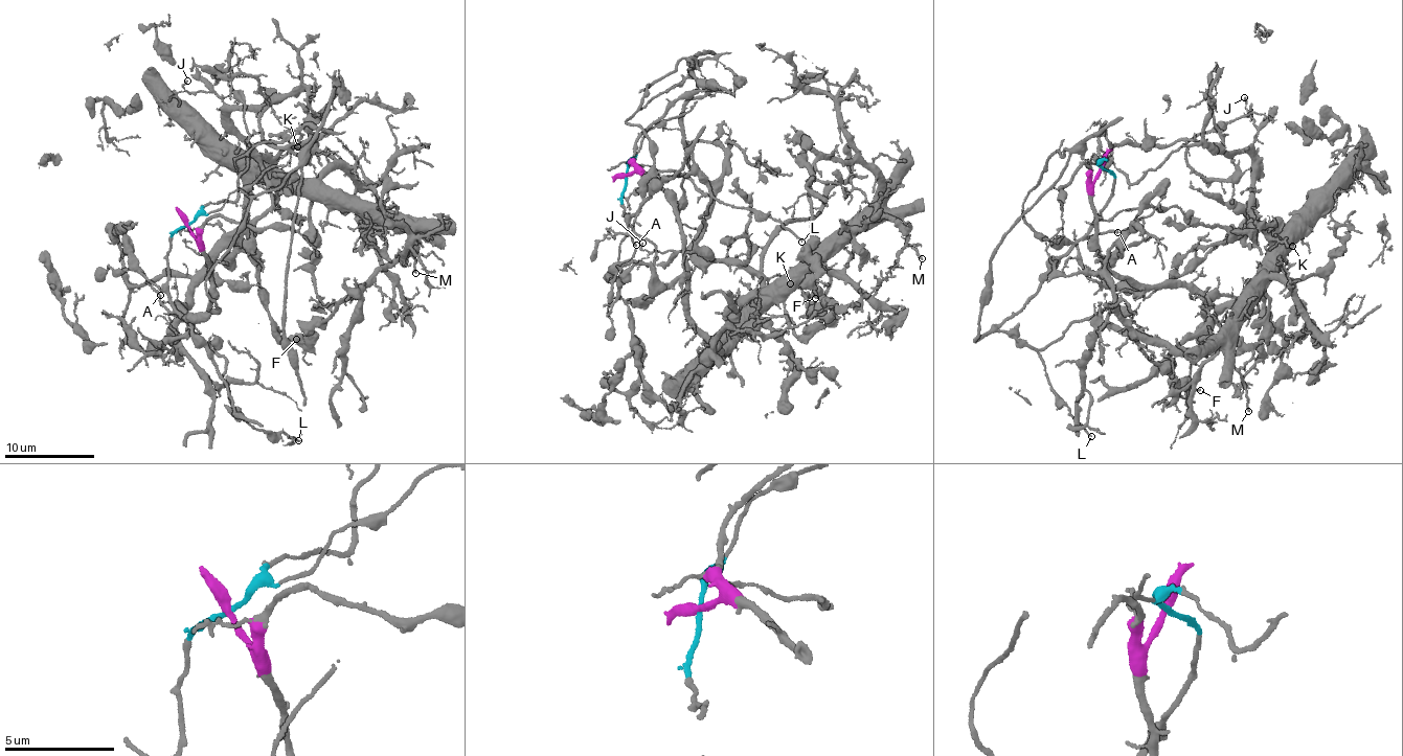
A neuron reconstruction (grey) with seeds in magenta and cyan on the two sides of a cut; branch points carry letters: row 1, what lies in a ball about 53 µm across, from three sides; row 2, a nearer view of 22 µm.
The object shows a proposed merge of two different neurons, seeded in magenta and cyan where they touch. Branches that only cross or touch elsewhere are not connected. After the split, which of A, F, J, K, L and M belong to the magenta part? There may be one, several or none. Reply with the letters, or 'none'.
F, J, K, M

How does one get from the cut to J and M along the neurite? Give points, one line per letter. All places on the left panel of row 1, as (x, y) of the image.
J: (187, 226), (210, 277), (194, 317), (176, 300), (269, 158), (186, 81)
M: (187, 226), (210, 277), (194, 317), (176, 300), (256, 181), (374, 205), (417, 232), (415, 273)

